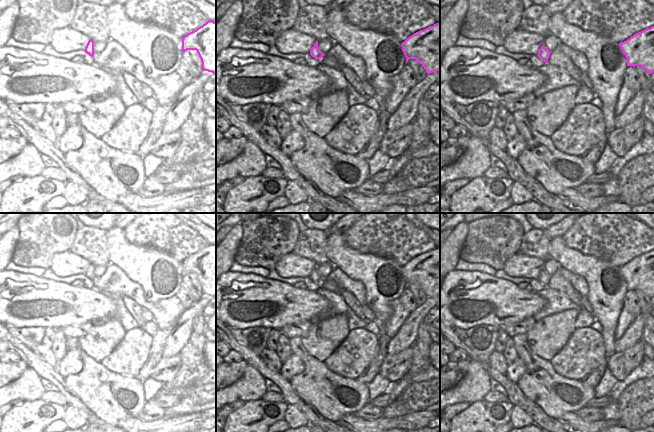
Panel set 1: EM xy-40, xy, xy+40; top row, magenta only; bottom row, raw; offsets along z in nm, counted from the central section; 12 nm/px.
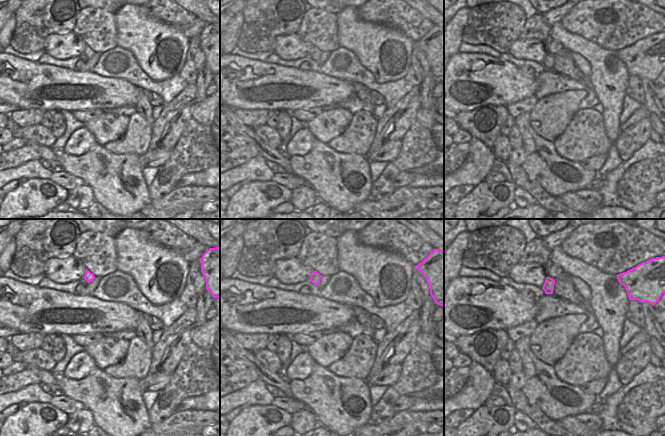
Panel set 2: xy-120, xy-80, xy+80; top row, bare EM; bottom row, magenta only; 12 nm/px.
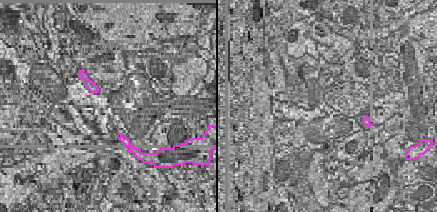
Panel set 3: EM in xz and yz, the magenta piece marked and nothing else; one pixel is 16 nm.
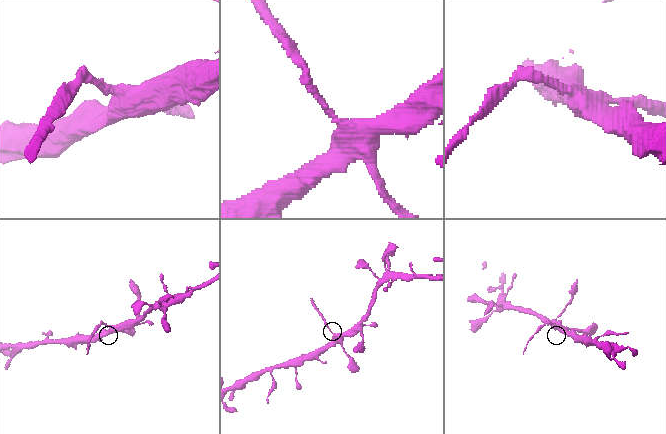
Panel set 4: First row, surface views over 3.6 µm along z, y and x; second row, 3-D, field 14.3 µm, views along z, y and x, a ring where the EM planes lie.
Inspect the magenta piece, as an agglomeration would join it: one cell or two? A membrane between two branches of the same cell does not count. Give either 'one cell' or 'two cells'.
two cells

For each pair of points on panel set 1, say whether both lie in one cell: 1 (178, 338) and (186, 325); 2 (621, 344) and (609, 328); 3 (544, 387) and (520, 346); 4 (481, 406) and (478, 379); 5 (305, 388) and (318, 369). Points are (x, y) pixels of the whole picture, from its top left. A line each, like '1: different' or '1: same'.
1: same
2: different
3: same
4: different
5: same

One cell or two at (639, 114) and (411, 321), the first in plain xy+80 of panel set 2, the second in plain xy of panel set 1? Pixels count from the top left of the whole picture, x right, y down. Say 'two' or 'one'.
one

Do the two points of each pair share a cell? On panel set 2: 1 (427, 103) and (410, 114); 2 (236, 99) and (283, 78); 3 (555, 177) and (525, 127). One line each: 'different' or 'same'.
1: different
2: same
3: same

